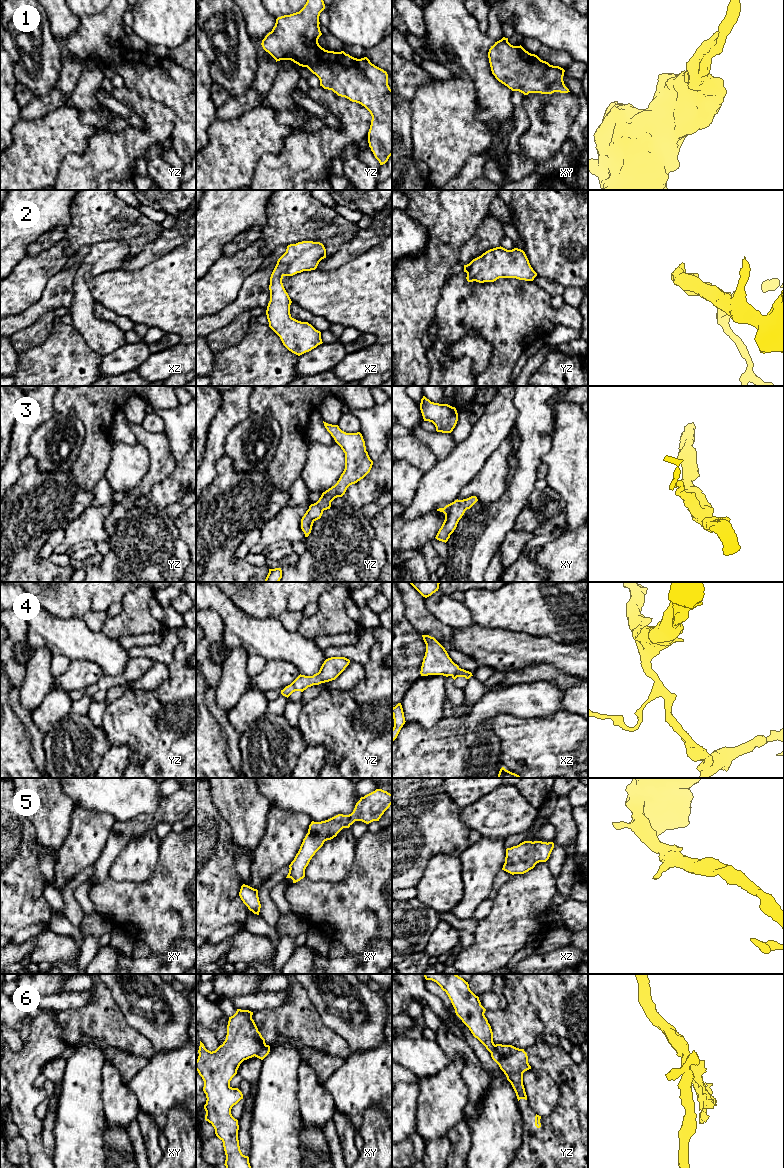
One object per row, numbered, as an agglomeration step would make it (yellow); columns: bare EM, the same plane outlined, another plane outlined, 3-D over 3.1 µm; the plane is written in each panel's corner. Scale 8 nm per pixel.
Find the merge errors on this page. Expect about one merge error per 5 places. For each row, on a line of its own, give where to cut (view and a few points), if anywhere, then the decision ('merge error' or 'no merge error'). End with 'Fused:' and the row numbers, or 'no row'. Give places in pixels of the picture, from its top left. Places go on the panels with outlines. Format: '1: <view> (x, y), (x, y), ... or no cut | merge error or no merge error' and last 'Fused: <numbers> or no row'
1: no cut | no merge error
2: no cut | no merge error
3: no cut | no merge error
4: no cut | no merge error
5: no cut | no merge error
6: xy (266, 1045), (254, 1055) | merge error
Fused: 6

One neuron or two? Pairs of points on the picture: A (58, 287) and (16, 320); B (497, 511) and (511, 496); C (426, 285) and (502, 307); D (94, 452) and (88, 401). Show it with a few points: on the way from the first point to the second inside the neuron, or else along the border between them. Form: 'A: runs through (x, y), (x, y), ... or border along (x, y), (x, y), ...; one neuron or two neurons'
A: runs through (49, 298), (27, 318); one neuron
B: runs through (501, 507), (508, 500); one neuron
C: border along (445, 284), (436, 306), (436, 313); two neurons
D: runs through (94, 439), (94, 414); one neuron

